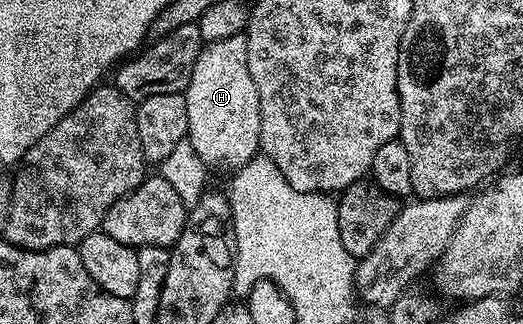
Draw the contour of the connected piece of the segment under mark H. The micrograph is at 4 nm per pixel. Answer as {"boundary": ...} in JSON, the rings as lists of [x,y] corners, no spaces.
{"boundary":[[[246,34],[208,43],[193,65],[193,77],[185,92],[187,137],[198,158],[208,169],[220,167],[234,173],[260,154],[261,113],[257,85],[249,73],[249,45]]]}

